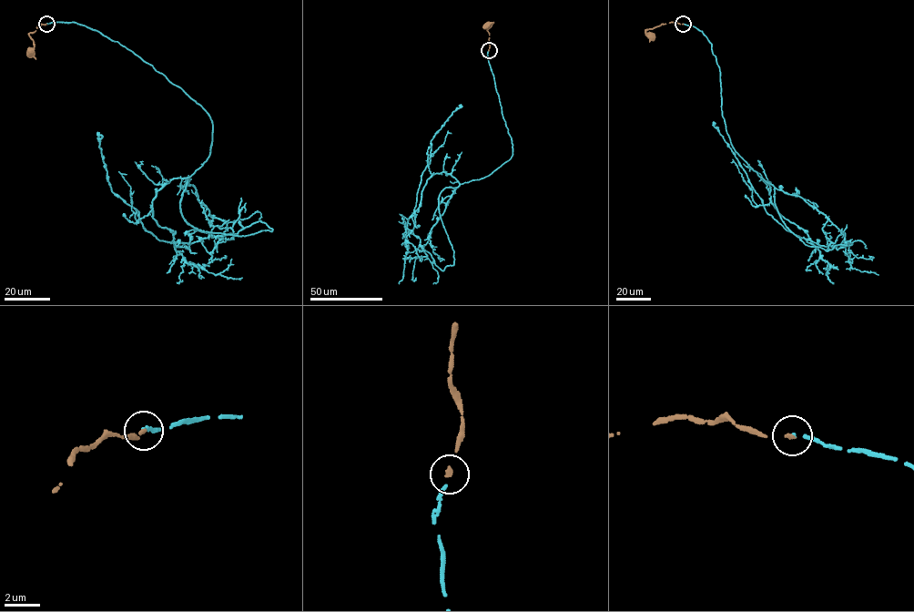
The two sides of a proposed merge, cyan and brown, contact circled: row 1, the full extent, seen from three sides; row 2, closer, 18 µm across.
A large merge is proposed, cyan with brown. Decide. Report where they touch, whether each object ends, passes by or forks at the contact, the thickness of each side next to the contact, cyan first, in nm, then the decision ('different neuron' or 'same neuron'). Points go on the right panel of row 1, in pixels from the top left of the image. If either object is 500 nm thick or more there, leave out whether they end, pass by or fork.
at (683, 24); cyan ends there; brown ends there; 120 nm thick on the cyan side, 170 nm on the other; same neuron

